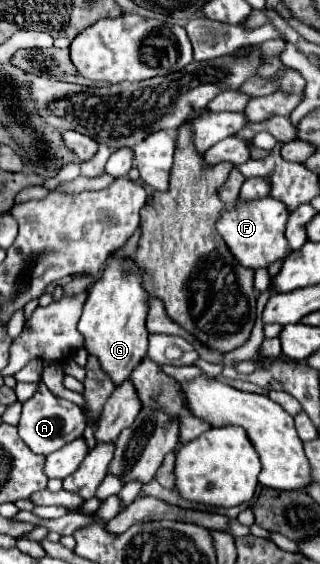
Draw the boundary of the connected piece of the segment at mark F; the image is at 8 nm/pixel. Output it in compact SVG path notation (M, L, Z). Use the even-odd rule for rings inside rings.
M274 197L254 199L254 203L238 203L236 199L236 203L230 209L226 207L222 211L216 229L224 237L224 241L228 243L230 251L240 261L240 265L258 269L258 267L268 267L272 261L284 259L290 253L290 247L284 237L286 219L288 219L286 205Z

